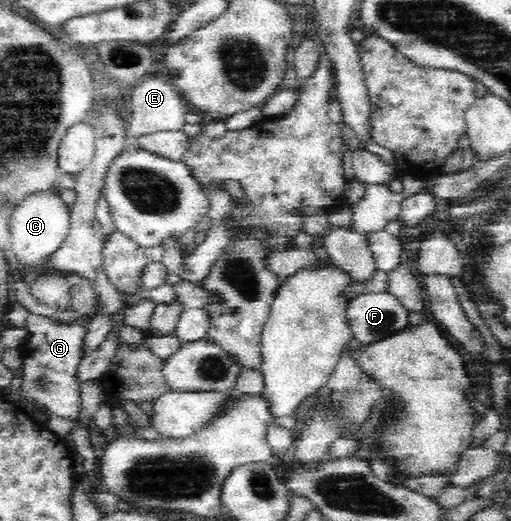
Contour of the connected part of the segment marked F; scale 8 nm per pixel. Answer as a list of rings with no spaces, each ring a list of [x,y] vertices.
[[[367,292],[349,300],[345,310],[345,324],[349,325],[349,336],[368,345],[393,336],[396,332],[411,326],[407,317],[409,310],[395,297],[385,292]]]

